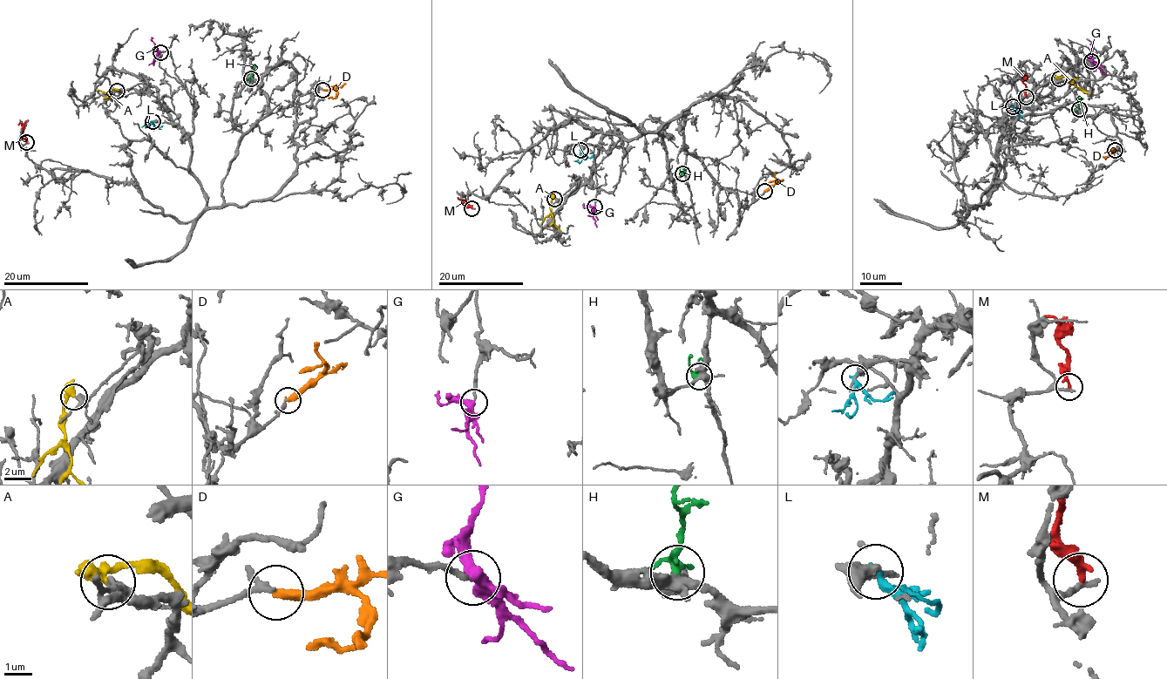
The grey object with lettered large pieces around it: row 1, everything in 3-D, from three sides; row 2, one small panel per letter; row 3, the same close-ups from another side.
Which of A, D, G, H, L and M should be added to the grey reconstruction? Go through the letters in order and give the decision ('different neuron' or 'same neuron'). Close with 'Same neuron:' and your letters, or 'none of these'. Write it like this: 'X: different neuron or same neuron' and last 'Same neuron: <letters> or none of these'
A: different neuron
D: different neuron
G: same neuron
H: different neuron
L: different neuron
M: different neuron
Same neuron: G

